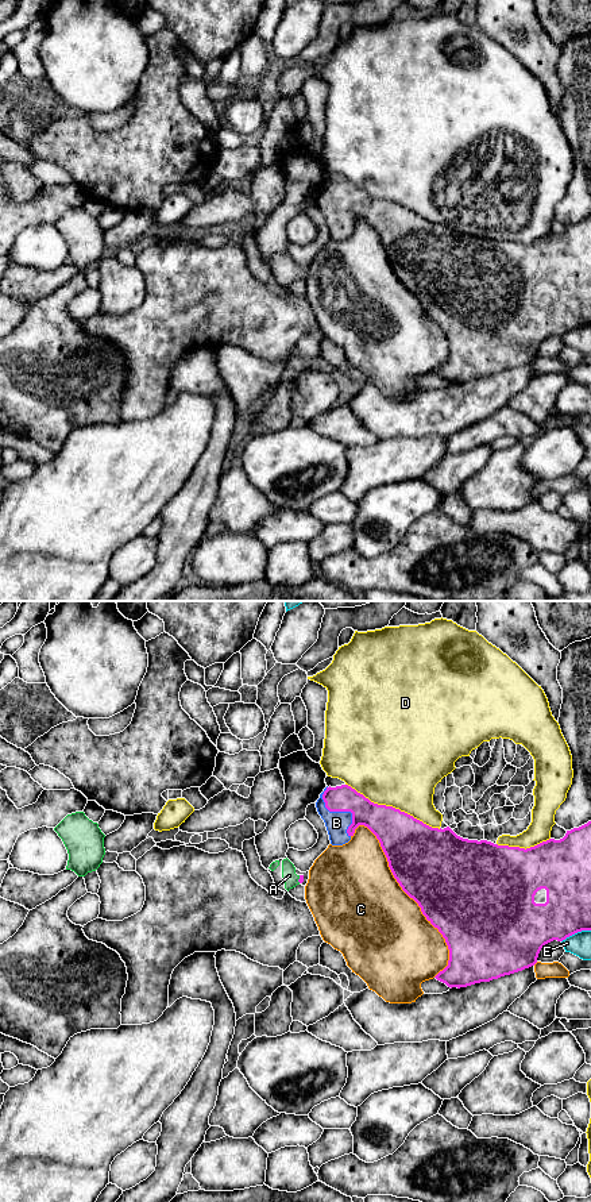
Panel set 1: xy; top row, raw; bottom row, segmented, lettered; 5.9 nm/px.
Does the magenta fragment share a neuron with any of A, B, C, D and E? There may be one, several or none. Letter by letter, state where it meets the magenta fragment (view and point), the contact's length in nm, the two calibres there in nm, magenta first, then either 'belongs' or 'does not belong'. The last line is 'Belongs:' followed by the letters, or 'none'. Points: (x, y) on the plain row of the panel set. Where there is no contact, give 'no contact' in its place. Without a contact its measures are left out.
A: xy (298, 274) | 50 nm | 30/90 nm | belongs
B: xy (340, 205) | 340 nm | 180/140 nm | belongs
C: xy (412, 292) | 1000 nm | 480/480 nm | does not belong
D: xy (391, 201) | 650 nm | 320/500 nm | does not belong
E: xy (575, 327) | 190 nm | 280/140 nm | does not belong
Belongs: A, B

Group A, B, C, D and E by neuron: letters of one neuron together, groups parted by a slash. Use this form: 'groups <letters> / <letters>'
groups A B / C / D / E

